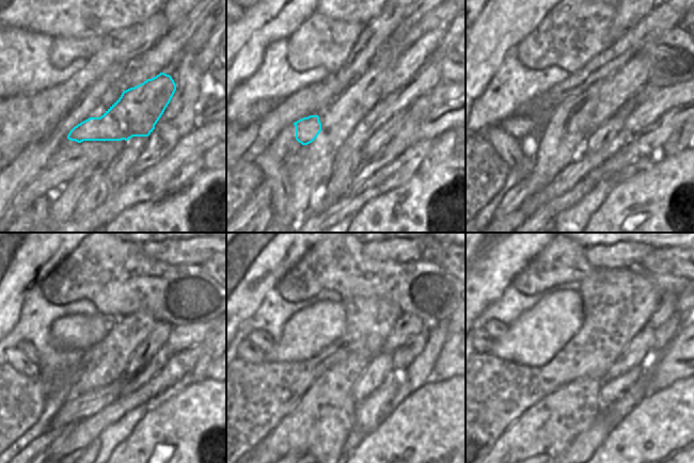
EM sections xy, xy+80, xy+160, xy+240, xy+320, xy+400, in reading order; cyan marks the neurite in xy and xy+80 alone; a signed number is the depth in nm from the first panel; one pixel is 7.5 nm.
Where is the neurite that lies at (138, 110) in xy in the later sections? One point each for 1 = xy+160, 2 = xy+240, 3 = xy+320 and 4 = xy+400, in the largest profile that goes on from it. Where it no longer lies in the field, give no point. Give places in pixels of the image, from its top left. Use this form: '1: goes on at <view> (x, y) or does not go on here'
1: goes on at xy+160 (519, 127)
2: goes on at xy+240 (26, 347)
3: goes on at xy+320 (263, 338)
4: goes on at xy+400 (495, 329)

